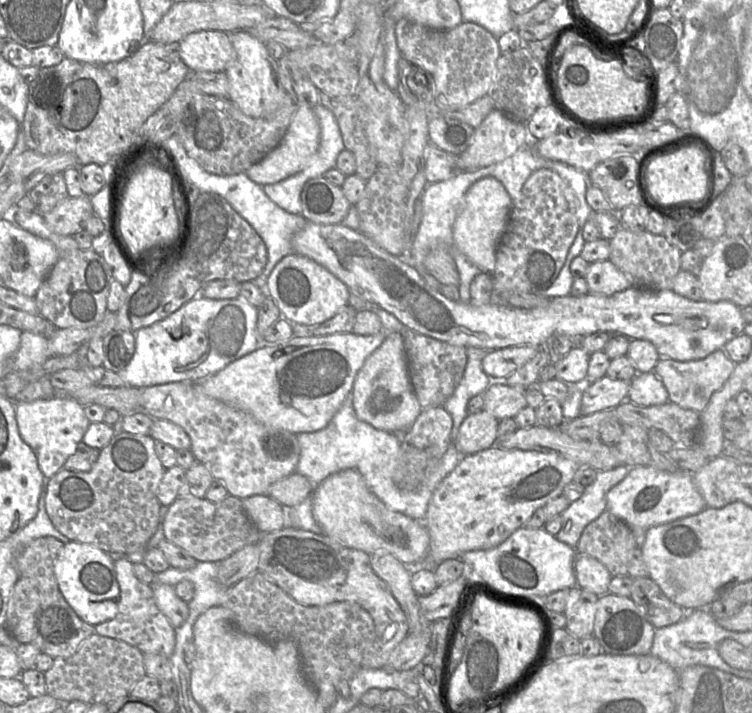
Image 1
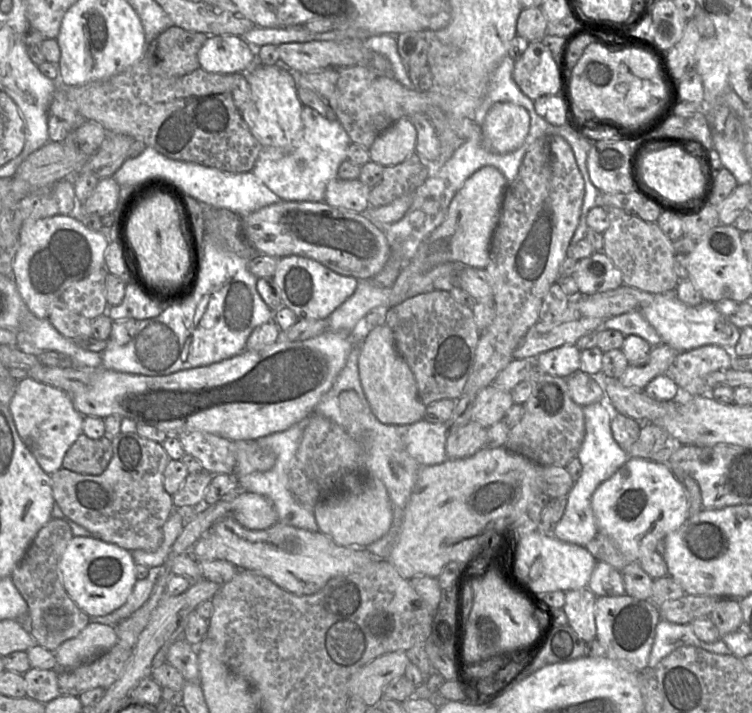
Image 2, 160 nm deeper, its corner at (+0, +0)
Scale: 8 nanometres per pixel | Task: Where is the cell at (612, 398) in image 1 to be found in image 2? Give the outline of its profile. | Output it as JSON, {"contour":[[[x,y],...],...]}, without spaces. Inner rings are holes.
{"contour":[[[660,343],[651,349],[644,360],[629,365],[618,380],[625,387],[644,389],[655,377],[667,372],[677,354],[667,344]]]}

